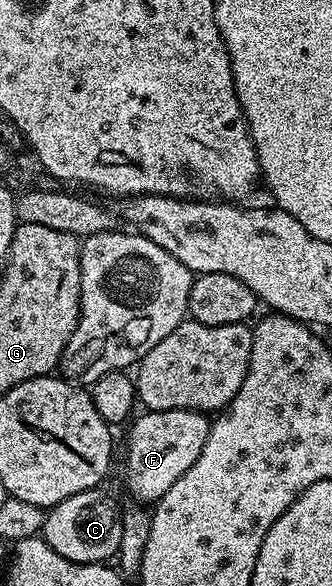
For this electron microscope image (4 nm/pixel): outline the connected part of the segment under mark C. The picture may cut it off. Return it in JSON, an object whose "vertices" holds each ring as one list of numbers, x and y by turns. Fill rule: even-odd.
{"vertices":[[90,488,46,509,41,537,69,562,102,564,110,561,118,553,122,525,121,508,115,505,114,498,106,496,99,488]]}

